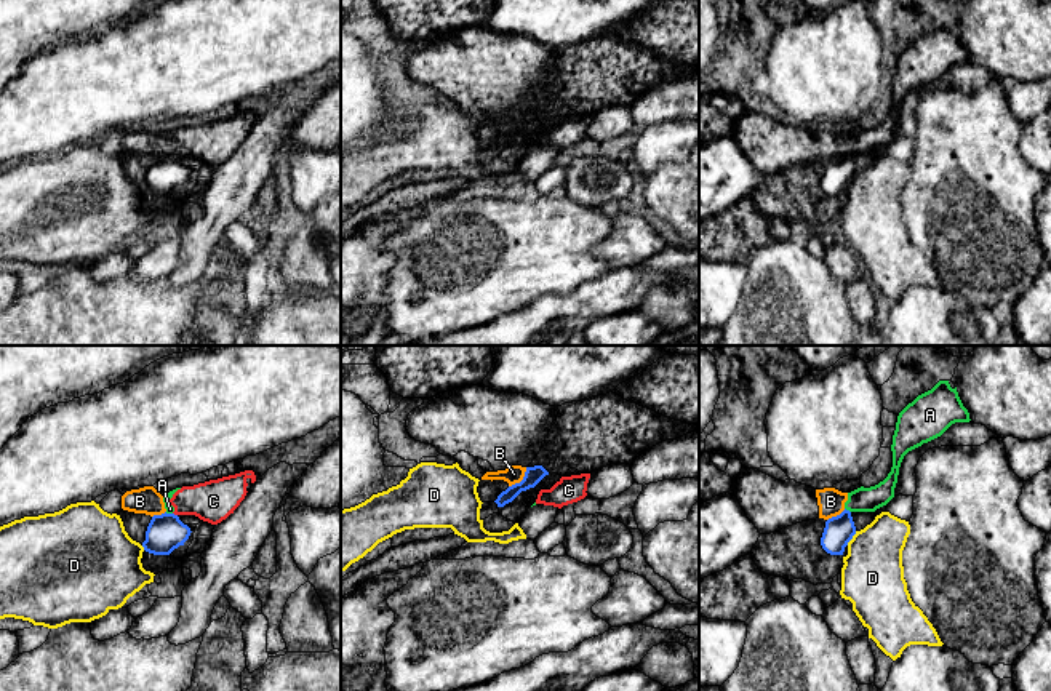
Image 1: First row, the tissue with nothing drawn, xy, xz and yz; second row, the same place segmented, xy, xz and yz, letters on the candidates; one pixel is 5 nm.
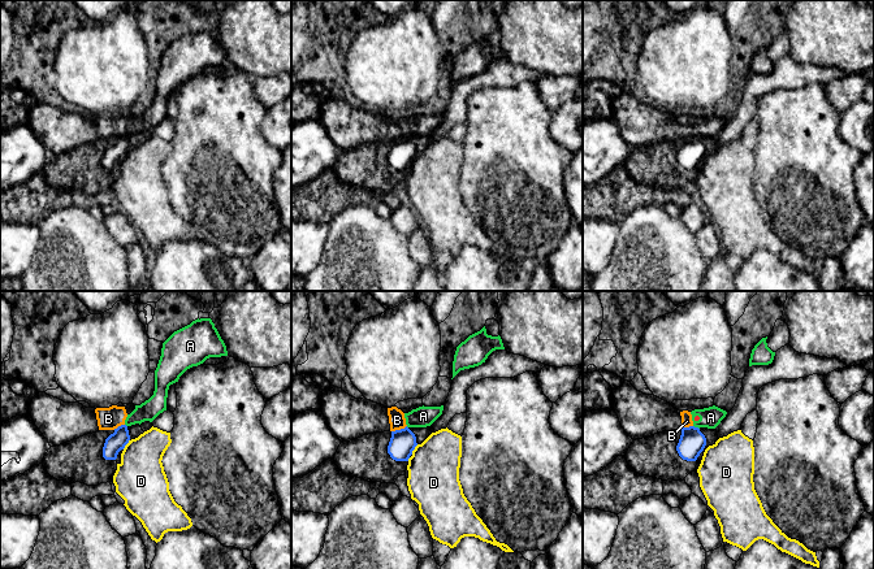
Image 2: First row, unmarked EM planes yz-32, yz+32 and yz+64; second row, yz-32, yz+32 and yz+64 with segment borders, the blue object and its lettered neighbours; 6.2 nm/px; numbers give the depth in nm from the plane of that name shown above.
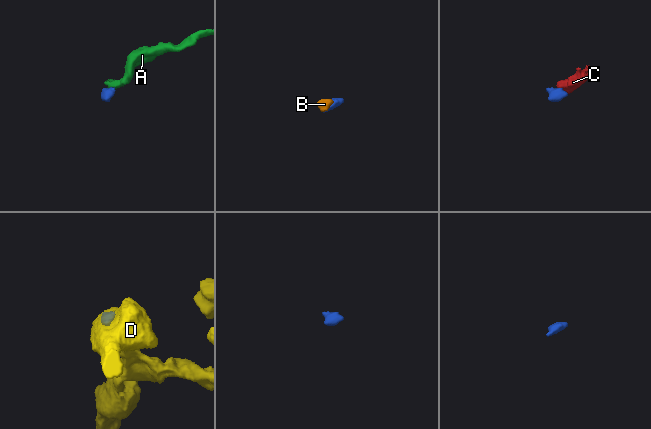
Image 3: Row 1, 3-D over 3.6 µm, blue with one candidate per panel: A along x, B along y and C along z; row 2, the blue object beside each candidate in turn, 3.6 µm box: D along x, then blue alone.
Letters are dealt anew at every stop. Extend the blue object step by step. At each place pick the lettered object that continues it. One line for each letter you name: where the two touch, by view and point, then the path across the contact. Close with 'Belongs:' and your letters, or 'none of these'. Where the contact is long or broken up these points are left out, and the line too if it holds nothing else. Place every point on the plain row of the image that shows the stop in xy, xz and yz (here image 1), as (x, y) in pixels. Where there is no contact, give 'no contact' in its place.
Belongs: none of these

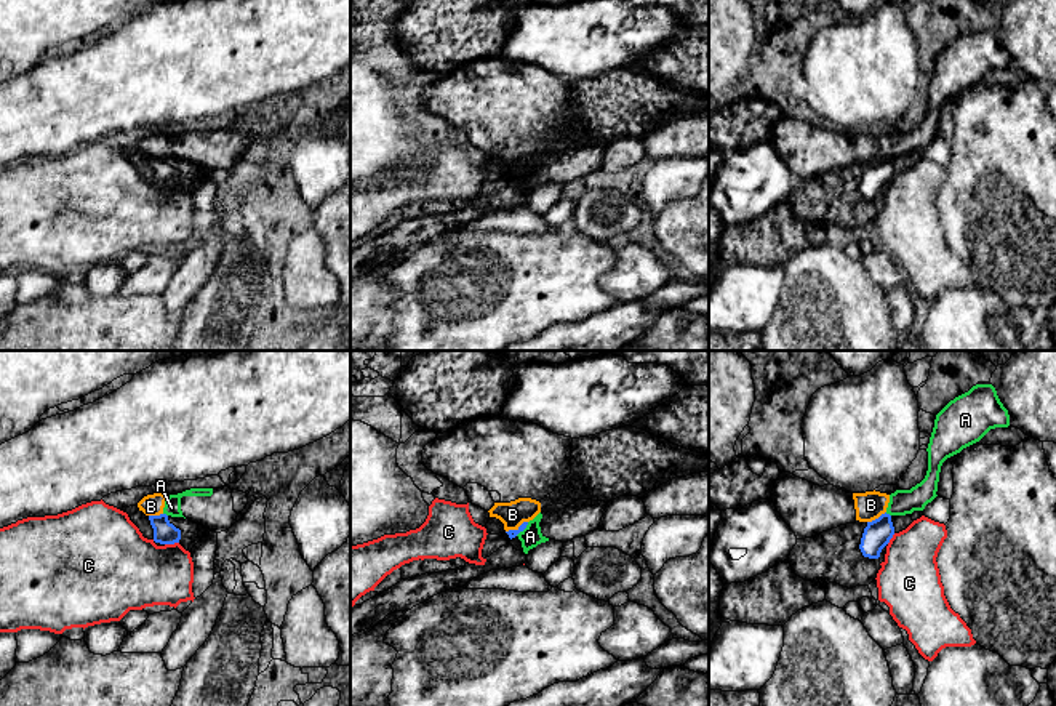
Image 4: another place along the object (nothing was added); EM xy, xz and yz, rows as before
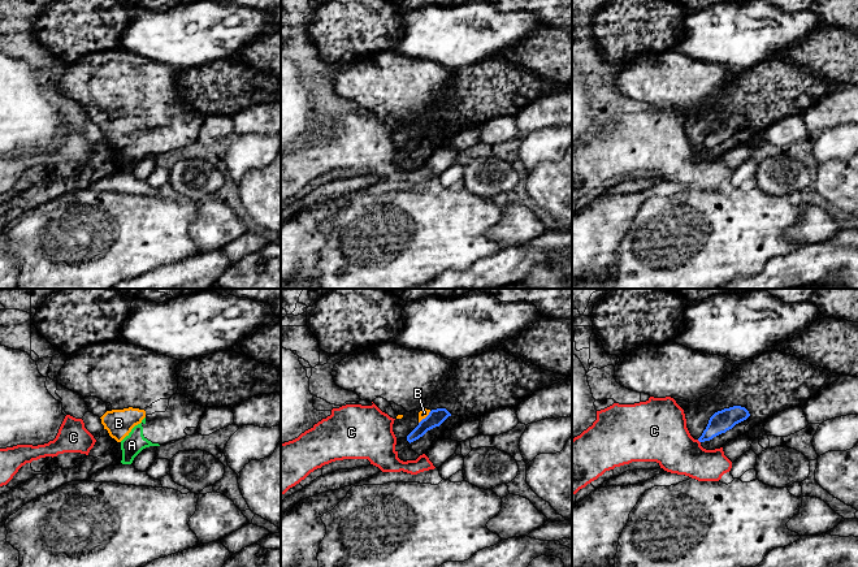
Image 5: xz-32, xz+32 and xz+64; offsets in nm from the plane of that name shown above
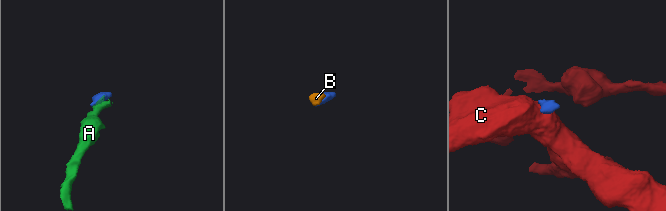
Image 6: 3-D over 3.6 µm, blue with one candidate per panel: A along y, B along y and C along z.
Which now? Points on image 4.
Belongs: none of these

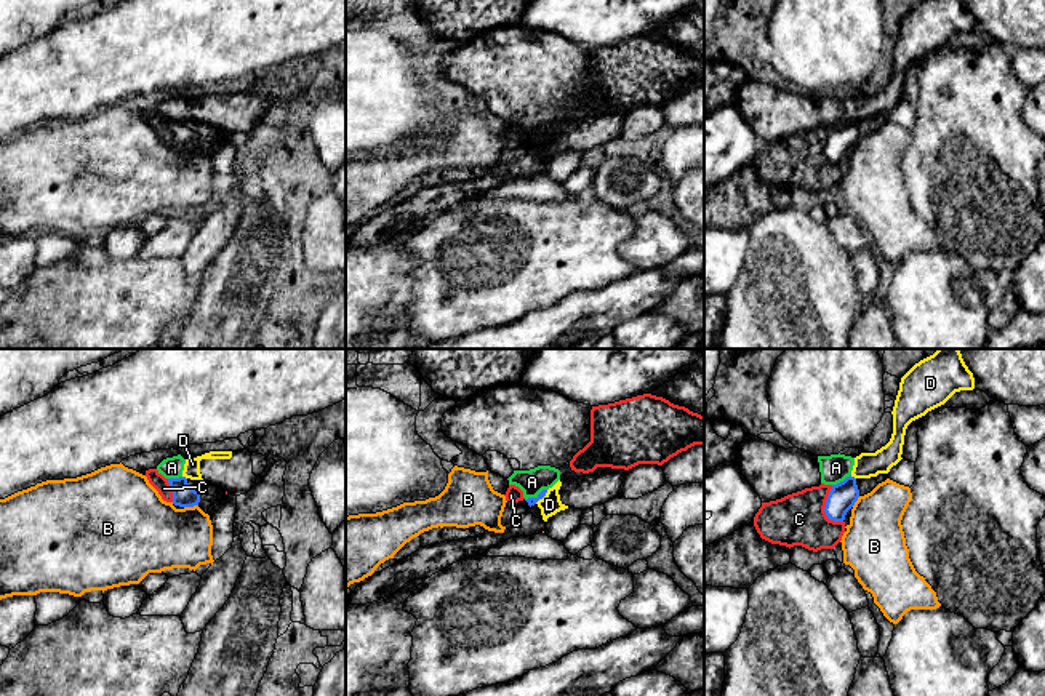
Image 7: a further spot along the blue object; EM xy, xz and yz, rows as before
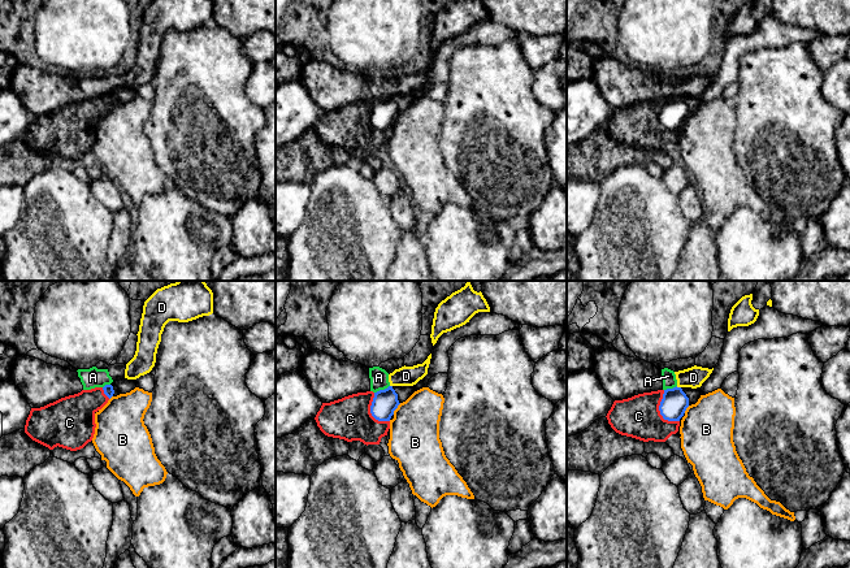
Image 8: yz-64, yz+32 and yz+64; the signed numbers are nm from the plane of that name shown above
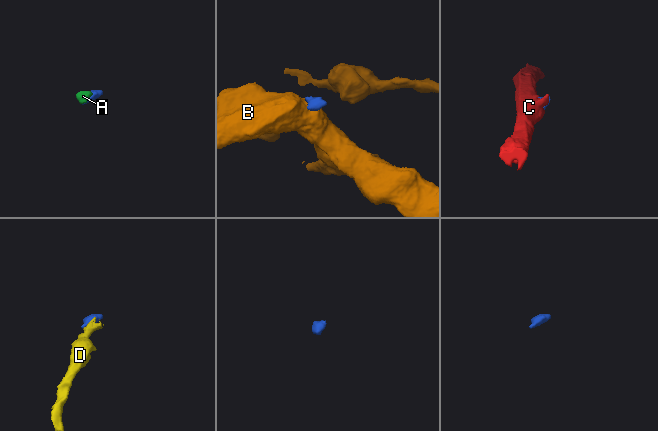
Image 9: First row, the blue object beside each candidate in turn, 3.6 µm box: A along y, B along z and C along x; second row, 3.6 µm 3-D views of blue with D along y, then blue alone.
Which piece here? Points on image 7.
C: yz (824, 151) | across yz (842, 138), (824, 151), (812, 160), (799, 160)
Belongs: C

